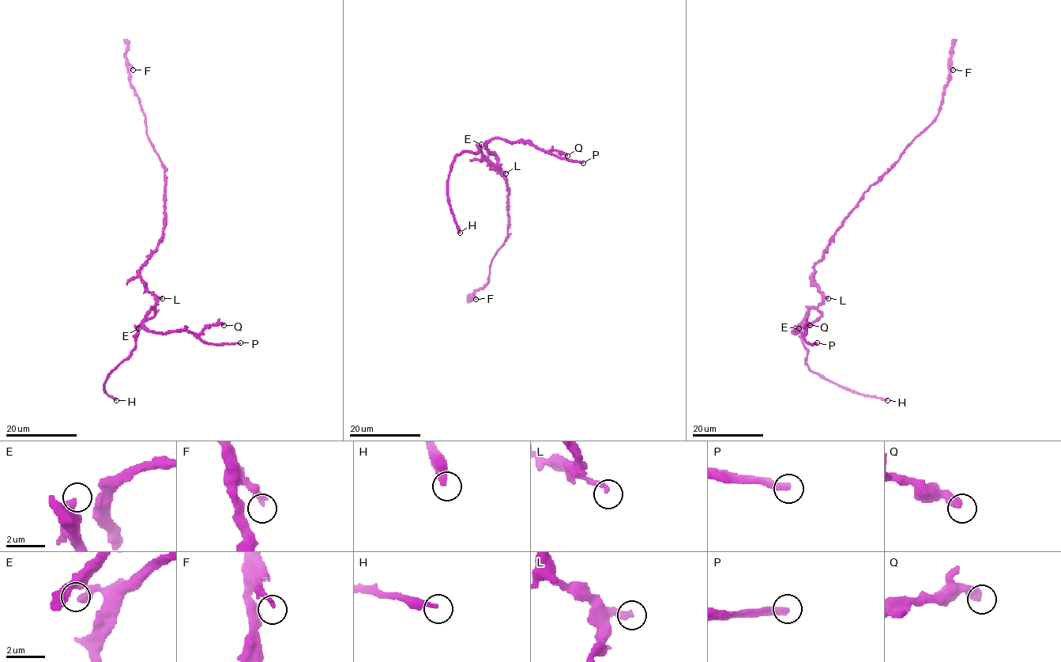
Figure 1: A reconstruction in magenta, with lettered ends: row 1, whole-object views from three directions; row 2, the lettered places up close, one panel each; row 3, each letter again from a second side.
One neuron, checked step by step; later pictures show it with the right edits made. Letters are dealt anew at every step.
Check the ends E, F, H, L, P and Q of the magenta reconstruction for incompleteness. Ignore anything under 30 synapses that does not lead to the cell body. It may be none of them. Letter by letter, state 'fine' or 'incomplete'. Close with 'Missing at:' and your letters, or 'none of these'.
E: fine
F: fine
H: incomplete
L: fine
P: incomplete
Q: fine
Missing at: H, P

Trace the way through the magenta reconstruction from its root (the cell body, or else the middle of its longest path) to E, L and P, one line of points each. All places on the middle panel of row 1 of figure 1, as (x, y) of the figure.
E: (501, 175), (483, 159), (487, 157), (494, 168), (499, 168), (483, 156), (479, 149), (481, 144)
L: (501, 175), (485, 157), (494, 168), (506, 173)
P: (501, 175), (483, 159), (499, 168), (487, 149), (494, 138), (531, 142), (583, 163)

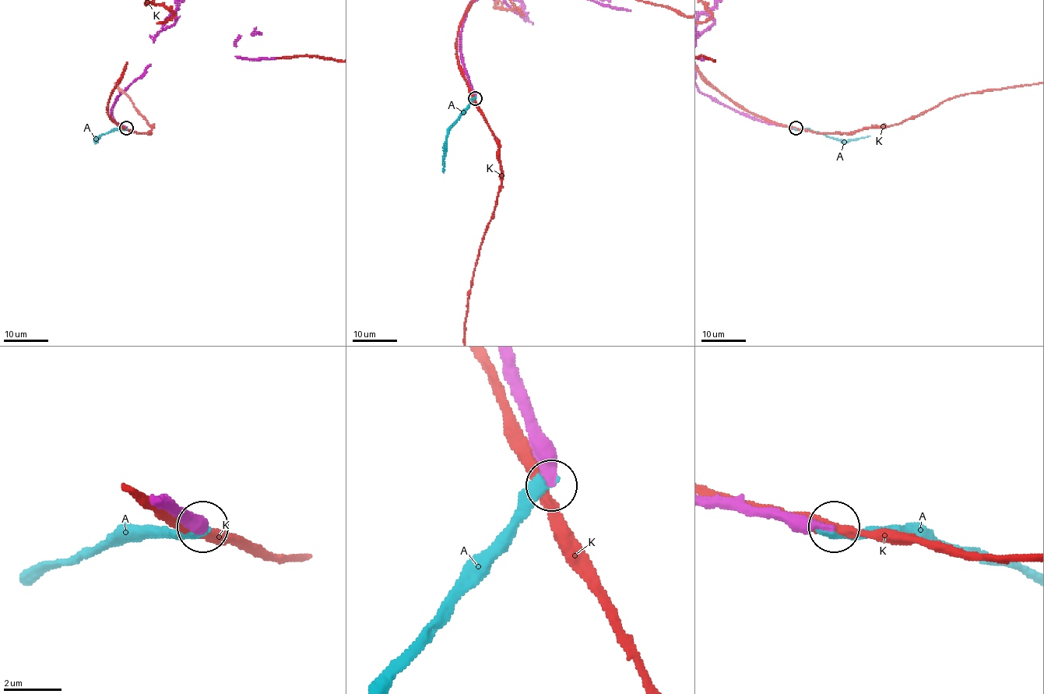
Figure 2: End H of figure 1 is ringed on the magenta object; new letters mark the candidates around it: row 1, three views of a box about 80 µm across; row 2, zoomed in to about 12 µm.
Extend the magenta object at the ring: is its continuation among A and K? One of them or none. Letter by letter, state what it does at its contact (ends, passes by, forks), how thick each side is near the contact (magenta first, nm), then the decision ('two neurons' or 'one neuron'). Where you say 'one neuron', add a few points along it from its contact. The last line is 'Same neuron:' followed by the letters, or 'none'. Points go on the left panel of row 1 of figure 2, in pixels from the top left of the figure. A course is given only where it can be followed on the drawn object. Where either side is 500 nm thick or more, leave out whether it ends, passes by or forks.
A: it ends; calibres 480 and 360 nm; two neurons
K: calibres 650 and 400 nm; two neurons
Same neuron: none

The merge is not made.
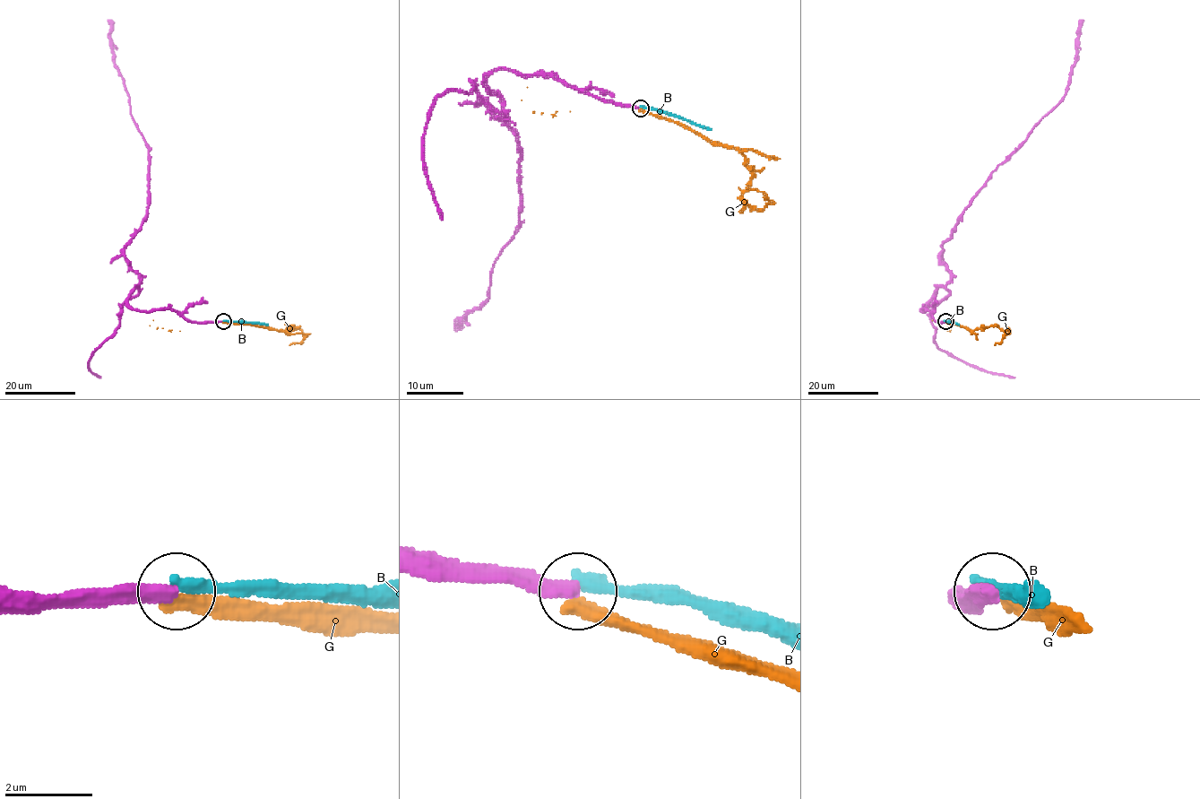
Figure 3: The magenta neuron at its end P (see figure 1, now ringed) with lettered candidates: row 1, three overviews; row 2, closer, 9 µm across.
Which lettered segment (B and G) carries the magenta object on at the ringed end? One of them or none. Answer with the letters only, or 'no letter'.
no letter

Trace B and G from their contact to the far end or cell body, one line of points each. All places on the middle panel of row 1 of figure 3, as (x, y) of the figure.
B: (640, 107), (652, 107), (671, 112), (711, 130)
G: (640, 108), (735, 147), (751, 174), (742, 200), (761, 208), (768, 203), (761, 191), (746, 186)

